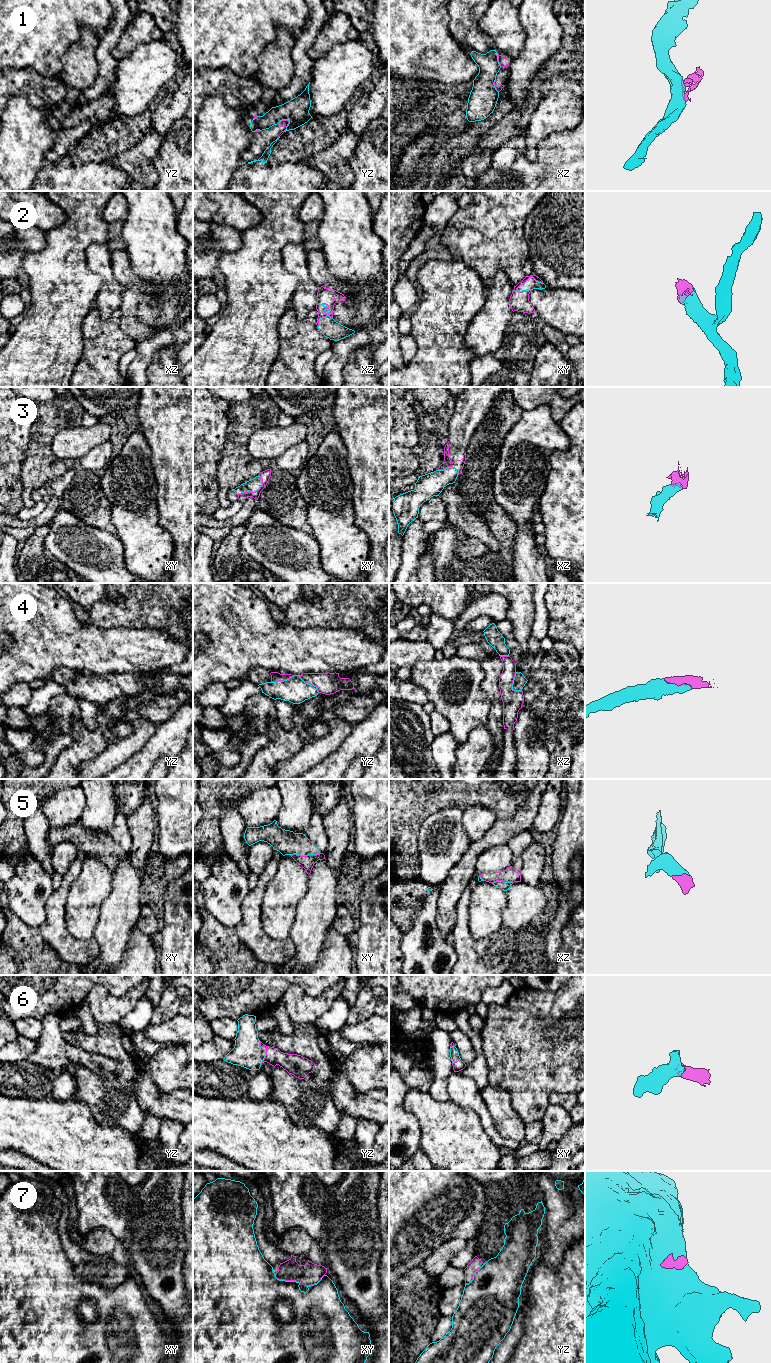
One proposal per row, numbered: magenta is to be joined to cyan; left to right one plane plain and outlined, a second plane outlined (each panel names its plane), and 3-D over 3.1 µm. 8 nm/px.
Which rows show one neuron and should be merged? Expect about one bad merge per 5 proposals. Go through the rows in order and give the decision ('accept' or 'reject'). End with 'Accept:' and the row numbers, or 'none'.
1: reject
2: accept
3: accept
4: accept
5: accept
6: accept
7: reject
Accept: 2, 3, 4, 5, 6

